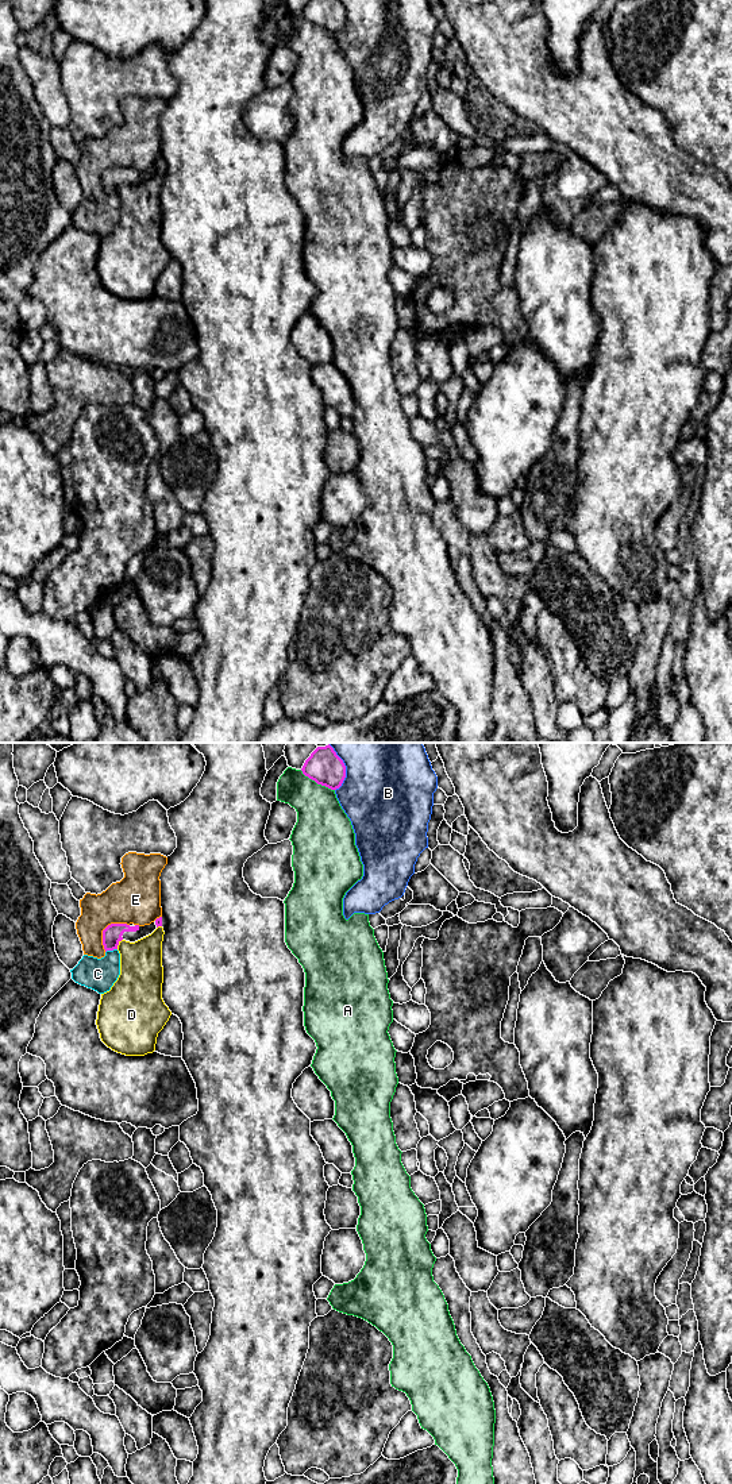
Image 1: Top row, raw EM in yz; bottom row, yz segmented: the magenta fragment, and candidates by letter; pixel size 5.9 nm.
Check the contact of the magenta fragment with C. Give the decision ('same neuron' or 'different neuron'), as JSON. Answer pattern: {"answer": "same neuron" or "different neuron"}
{"answer": "same neuron"}

